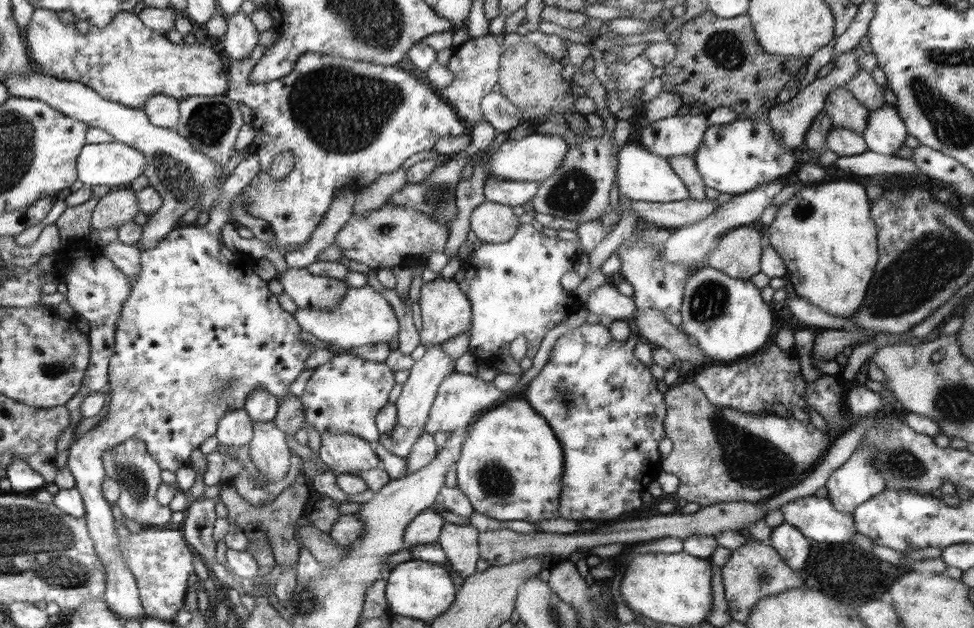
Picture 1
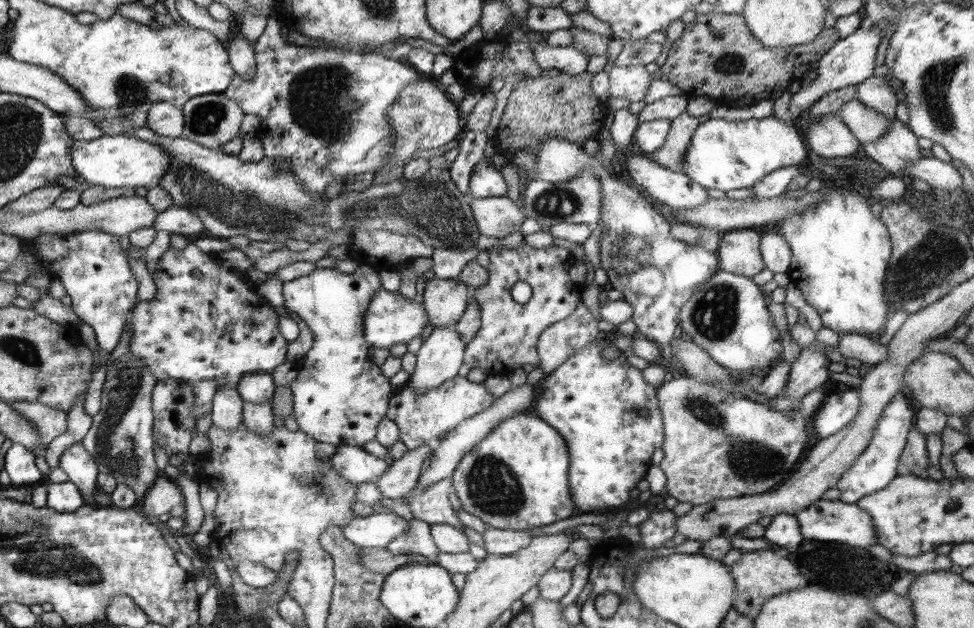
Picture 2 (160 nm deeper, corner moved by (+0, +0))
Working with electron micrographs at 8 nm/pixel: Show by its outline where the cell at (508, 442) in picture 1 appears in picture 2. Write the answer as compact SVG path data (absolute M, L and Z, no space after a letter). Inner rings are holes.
M529 411L508 417L468 452L451 476L454 492L460 499L461 508L477 516L489 527L500 530L530 532L537 526L548 526L577 513L569 487L568 447L562 435Z

